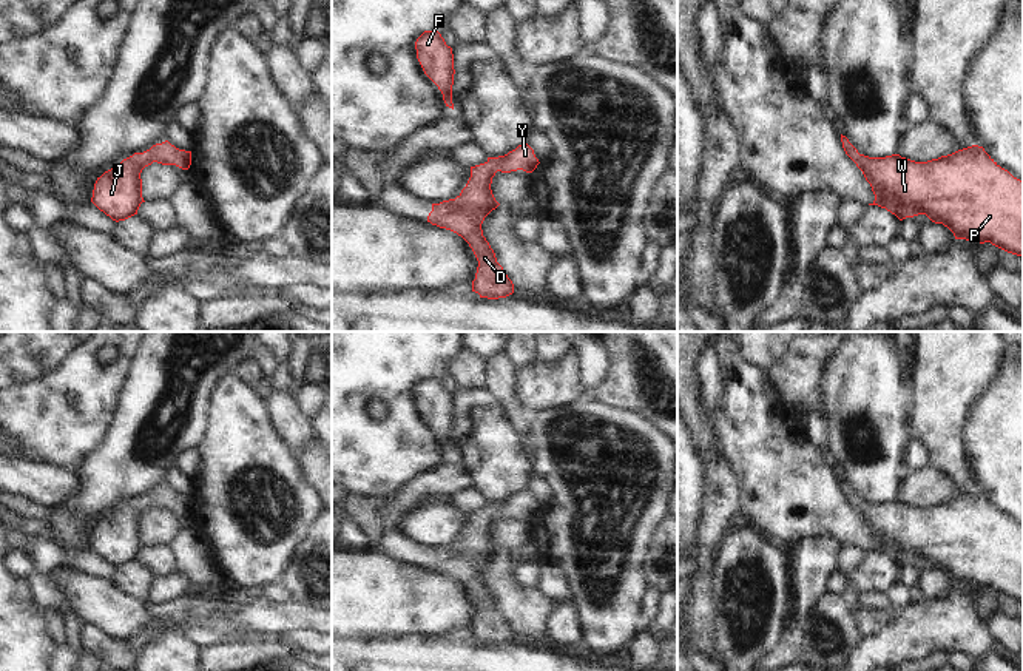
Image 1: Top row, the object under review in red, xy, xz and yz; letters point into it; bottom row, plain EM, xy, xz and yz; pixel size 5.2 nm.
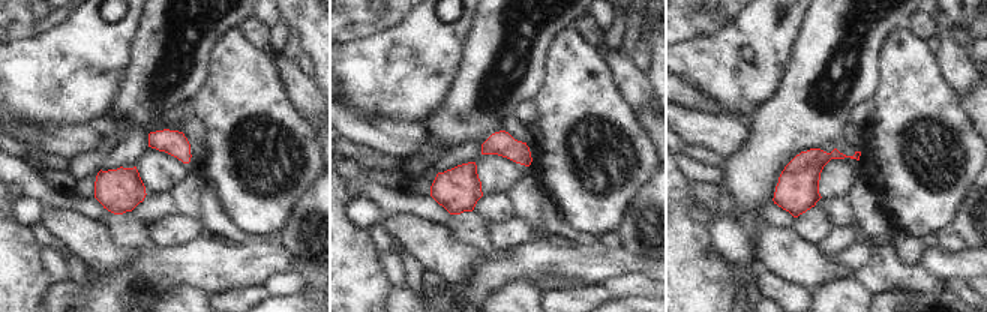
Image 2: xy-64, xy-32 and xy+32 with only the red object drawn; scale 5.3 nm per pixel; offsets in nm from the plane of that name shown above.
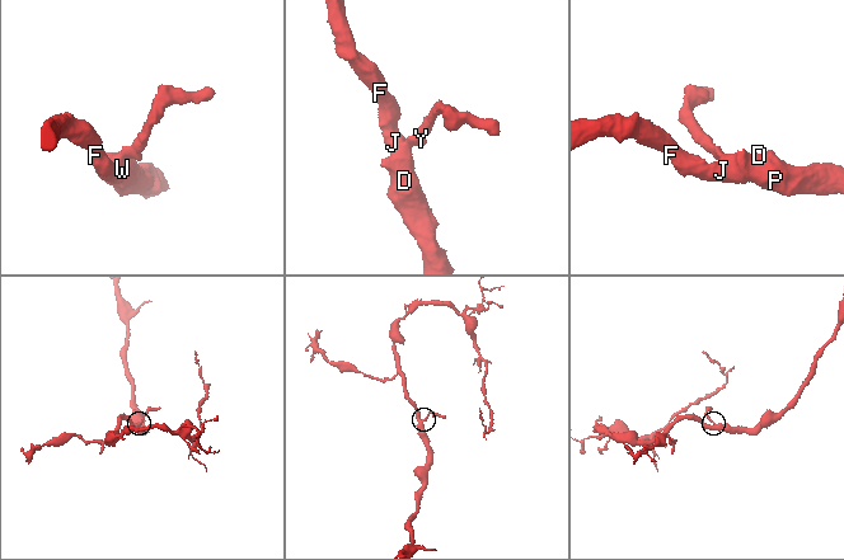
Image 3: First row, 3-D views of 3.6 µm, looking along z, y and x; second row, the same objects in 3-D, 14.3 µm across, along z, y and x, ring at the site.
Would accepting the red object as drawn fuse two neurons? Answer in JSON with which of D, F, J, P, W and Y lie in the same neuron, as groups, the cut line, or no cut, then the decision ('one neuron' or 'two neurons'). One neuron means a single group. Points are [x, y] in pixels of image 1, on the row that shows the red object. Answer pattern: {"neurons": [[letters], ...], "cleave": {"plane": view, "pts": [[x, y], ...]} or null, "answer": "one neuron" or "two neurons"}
{"neurons": [["D", "F", "J", "P", "W", "Y"]], "cleave": null, "answer": "one neuron"}

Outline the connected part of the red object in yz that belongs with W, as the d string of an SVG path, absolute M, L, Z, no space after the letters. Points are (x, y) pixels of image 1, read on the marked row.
M842 134L841 142L846 154L856 164L872 187L875 201L869 205L886 208L900 221L926 214L932 222L947 227L954 233L955 239L966 239L980 244L991 242L1008 253L1023 256L1023 180L1001 168L983 147L972 145L938 159L915 162L901 157L900 154L886 157L869 157L859 154Z

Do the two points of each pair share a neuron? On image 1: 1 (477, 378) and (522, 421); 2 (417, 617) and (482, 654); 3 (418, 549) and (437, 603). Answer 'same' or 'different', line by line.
1: different
2: different
3: different

